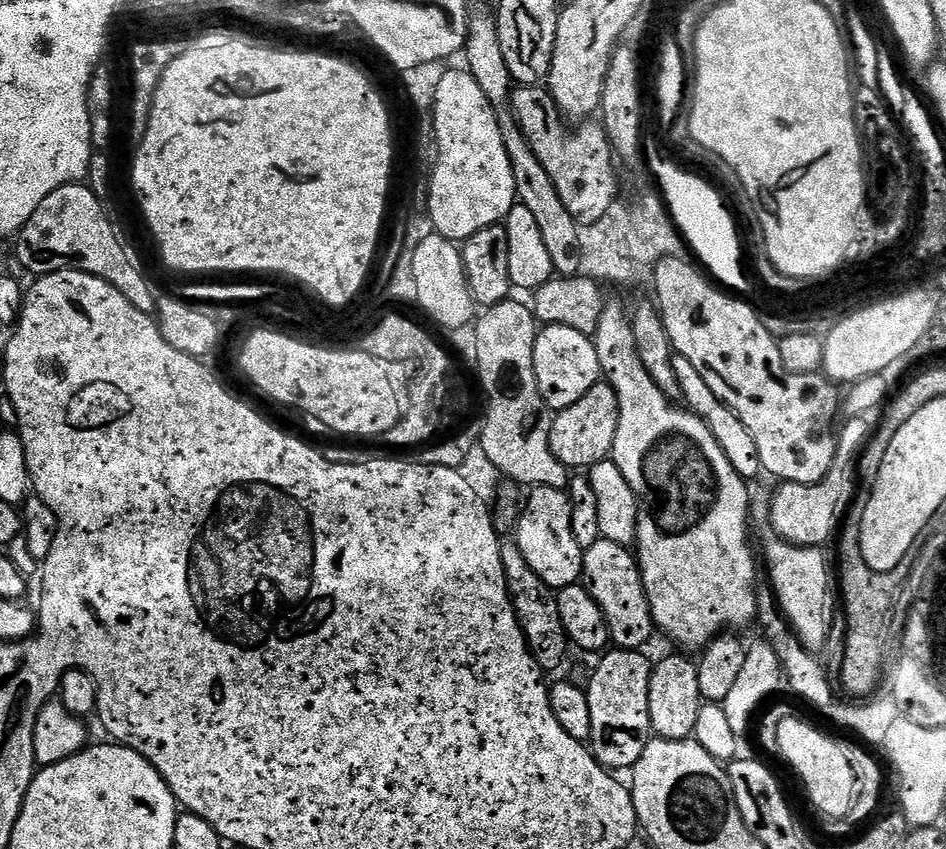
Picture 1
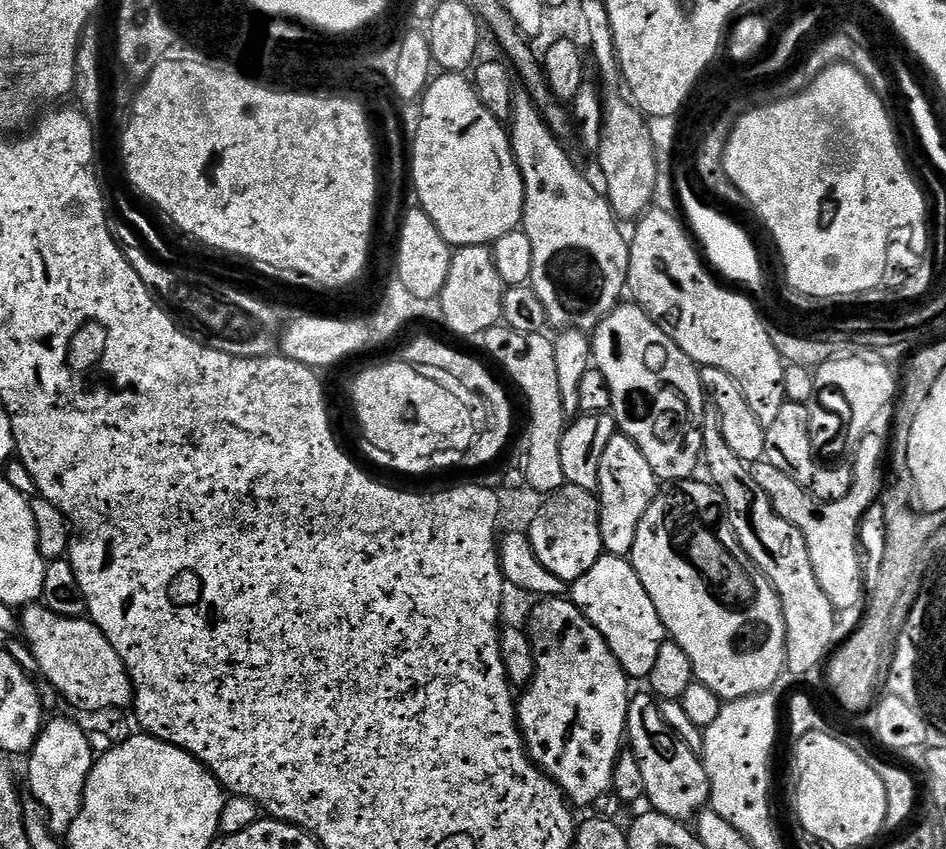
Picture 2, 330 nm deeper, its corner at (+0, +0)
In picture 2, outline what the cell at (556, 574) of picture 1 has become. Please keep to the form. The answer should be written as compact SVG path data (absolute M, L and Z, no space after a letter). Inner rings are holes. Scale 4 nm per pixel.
M568 484L545 499L526 535L534 546L534 554L538 554L538 562L542 562L550 574L565 582L582 578L602 554L599 499L591 492Z

